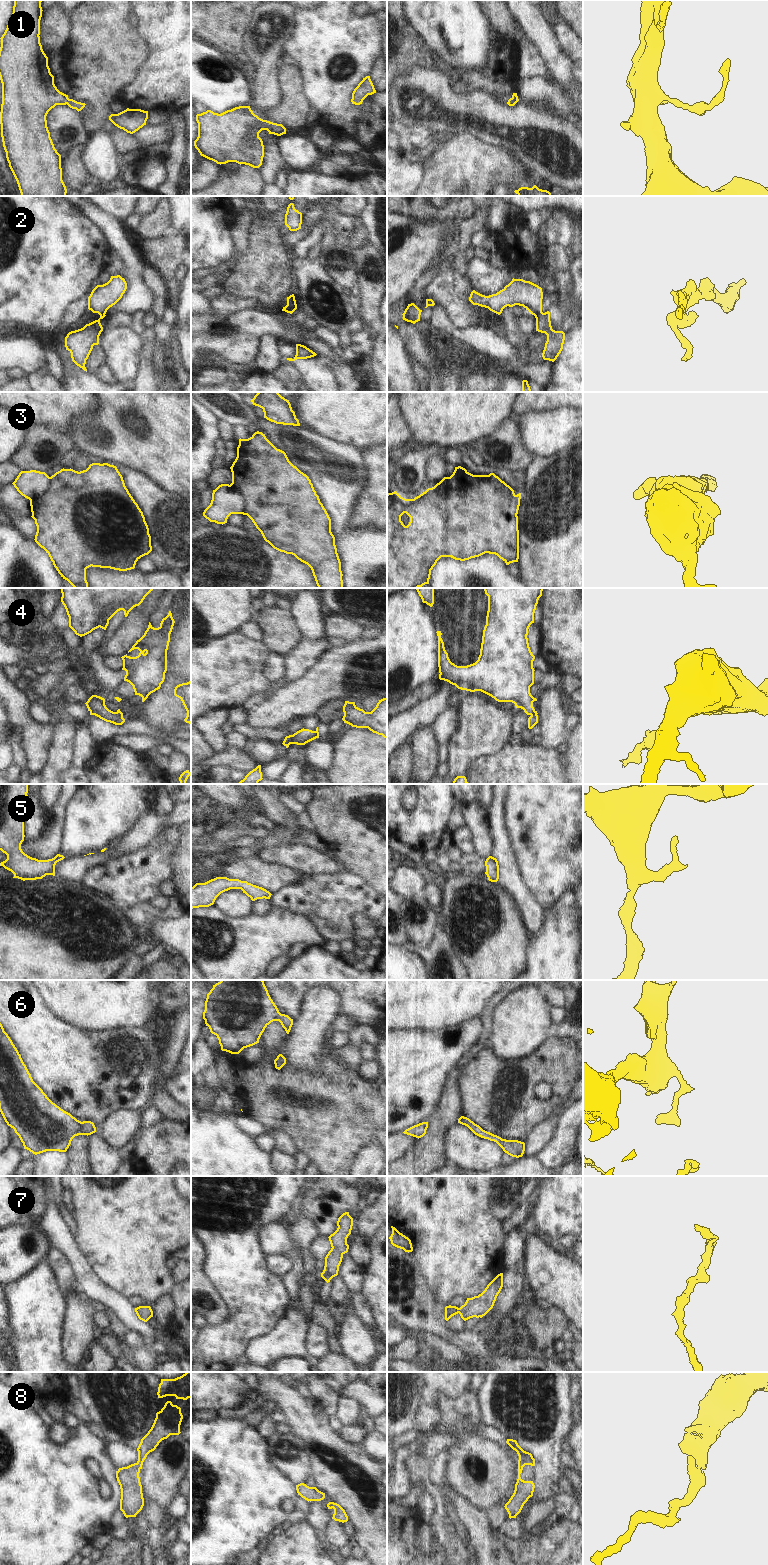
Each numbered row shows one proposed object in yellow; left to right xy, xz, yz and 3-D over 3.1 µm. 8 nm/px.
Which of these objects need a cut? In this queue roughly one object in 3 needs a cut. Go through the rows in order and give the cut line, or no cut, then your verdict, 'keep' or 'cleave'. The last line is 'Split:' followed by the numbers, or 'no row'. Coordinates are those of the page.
1: cut none; keep
2: cut yz (541, 311), (534, 315); cleave
3: cut xz (229, 485), (237, 490), (244, 500), (244, 509), (241, 513); cleave
4: cut yz (531, 714), (536, 715); cleave
5: cut none; keep
6: cut none; keep
7: cut none; keep
8: cut none; keep
Split: 2, 3, 4

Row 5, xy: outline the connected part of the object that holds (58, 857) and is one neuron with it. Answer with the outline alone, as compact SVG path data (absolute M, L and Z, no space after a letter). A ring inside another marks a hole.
M0 784L0 850L7 855L7 859L0 863L5 869L14 874L13 878L25 880L42 879L46 875L55 876L55 865L63 860L63 855L57 854L54 858L48 860L38 860L25 854L21 849L21 844L24 841L24 805L27 800L29 784Z

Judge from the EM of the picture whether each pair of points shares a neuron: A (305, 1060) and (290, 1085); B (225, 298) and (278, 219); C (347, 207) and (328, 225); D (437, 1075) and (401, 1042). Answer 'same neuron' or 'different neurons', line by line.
A: different neurons
B: different neurons
C: same neuron
D: same neuron

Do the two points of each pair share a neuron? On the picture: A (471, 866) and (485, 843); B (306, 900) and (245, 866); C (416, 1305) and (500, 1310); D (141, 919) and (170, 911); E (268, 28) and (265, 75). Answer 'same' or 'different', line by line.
A: different
B: different
C: different
D: same
E: same

